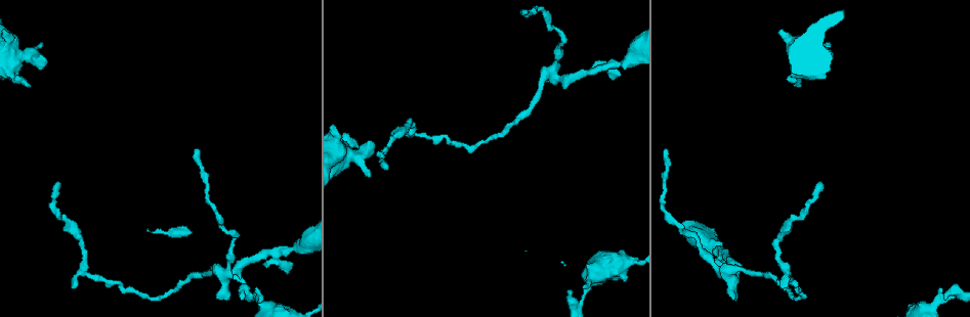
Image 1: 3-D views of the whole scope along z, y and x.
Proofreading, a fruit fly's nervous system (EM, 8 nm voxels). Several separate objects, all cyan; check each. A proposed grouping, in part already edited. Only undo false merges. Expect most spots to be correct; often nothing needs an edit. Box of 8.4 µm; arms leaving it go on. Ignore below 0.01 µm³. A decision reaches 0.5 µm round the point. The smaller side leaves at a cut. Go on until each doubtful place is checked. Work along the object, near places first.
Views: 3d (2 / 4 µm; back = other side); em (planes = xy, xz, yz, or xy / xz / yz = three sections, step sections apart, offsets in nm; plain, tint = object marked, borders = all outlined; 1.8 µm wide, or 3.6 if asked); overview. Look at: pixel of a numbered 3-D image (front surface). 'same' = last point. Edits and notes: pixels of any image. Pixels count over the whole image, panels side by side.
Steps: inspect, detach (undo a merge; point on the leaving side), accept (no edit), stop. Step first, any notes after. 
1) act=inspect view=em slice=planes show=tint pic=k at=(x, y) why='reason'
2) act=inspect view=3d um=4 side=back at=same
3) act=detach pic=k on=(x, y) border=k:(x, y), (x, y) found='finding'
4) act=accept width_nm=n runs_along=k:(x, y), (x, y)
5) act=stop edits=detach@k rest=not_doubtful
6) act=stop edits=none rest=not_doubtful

act=inspect view=em um=3.6 slice=planes show=plain pic=1 at=(20, 56) why='sudden change in width'

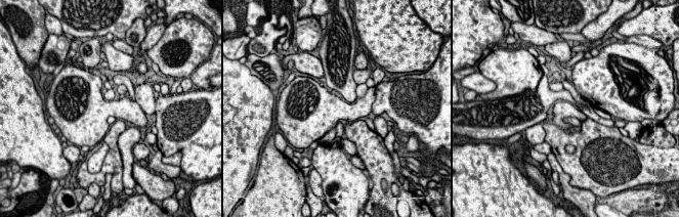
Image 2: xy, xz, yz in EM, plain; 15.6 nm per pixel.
act=inspect view=em um=3.6 slice=planes show=tint at=same why='where the object lies'

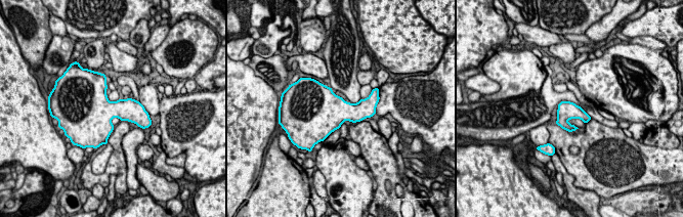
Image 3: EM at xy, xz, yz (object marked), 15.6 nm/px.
act=accept found='continuous, no second cell'

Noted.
act=inspect view=em slice=planes show=borders pic=1 at=(83, 270) why='sharp bend'

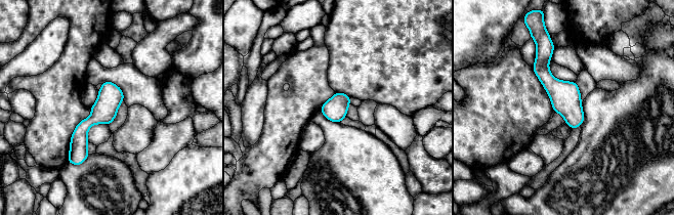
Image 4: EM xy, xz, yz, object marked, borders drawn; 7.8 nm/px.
act=accept runs_along=4:(109, 84), (77, 160) found='all the same cell'

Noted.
act=inspect view=em um=3.6 slice=xy step=8 show=tint pic=1 at=(720, 250) why='sudden change in width'

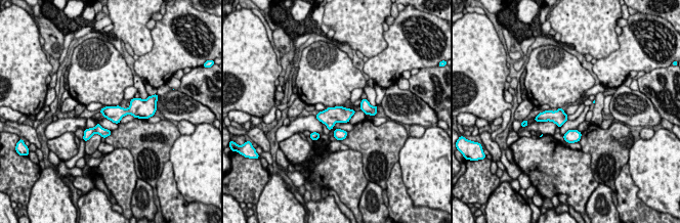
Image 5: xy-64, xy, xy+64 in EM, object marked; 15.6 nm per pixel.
act=inspect view=em um=3.6 slice=planes show=borders at=same why='another direction'

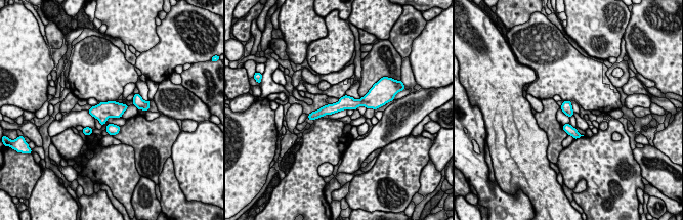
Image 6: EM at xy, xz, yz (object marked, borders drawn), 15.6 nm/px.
act=accept width_nm=170 runs_along=6:(368, 101), (343, 103), (311, 117) found='continuous, no second cell'

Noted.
act=inspect view=em slice=planes show=plain pic=1 at=(220, 274) why='thick turns thin'

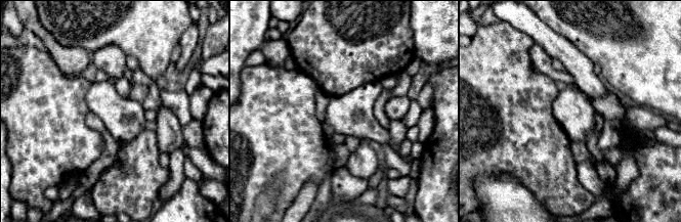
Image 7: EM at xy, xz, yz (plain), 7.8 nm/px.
act=inspect view=em slice=planes show=borders at=same why='see the neighbours'

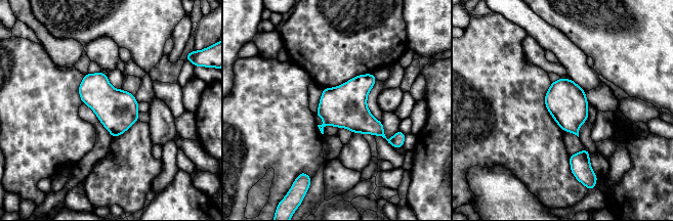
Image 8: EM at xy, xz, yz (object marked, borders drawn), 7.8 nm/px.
act=accept found='all the same cell'

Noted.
act=inspect view=3d um=4 pic=1 at=(251, 294) why='sudden change in width'

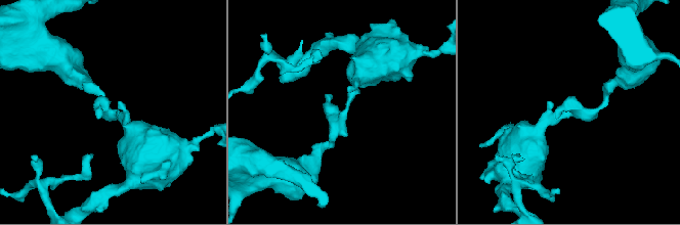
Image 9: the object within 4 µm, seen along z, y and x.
act=inspect view=em slice=planes show=tint pic=9 at=(573, 113) why='shape alone is not enough'

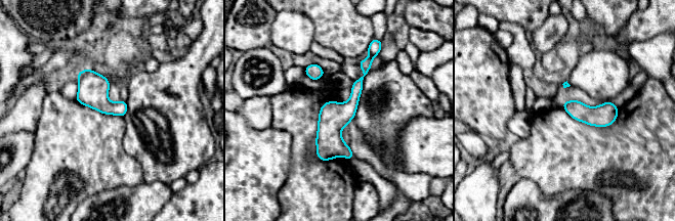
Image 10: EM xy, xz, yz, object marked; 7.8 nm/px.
act=detach pic=10 on=(375, 46) found='two cells meet here'

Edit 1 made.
act=stop edits=detach@10 rest=not_doubtful

